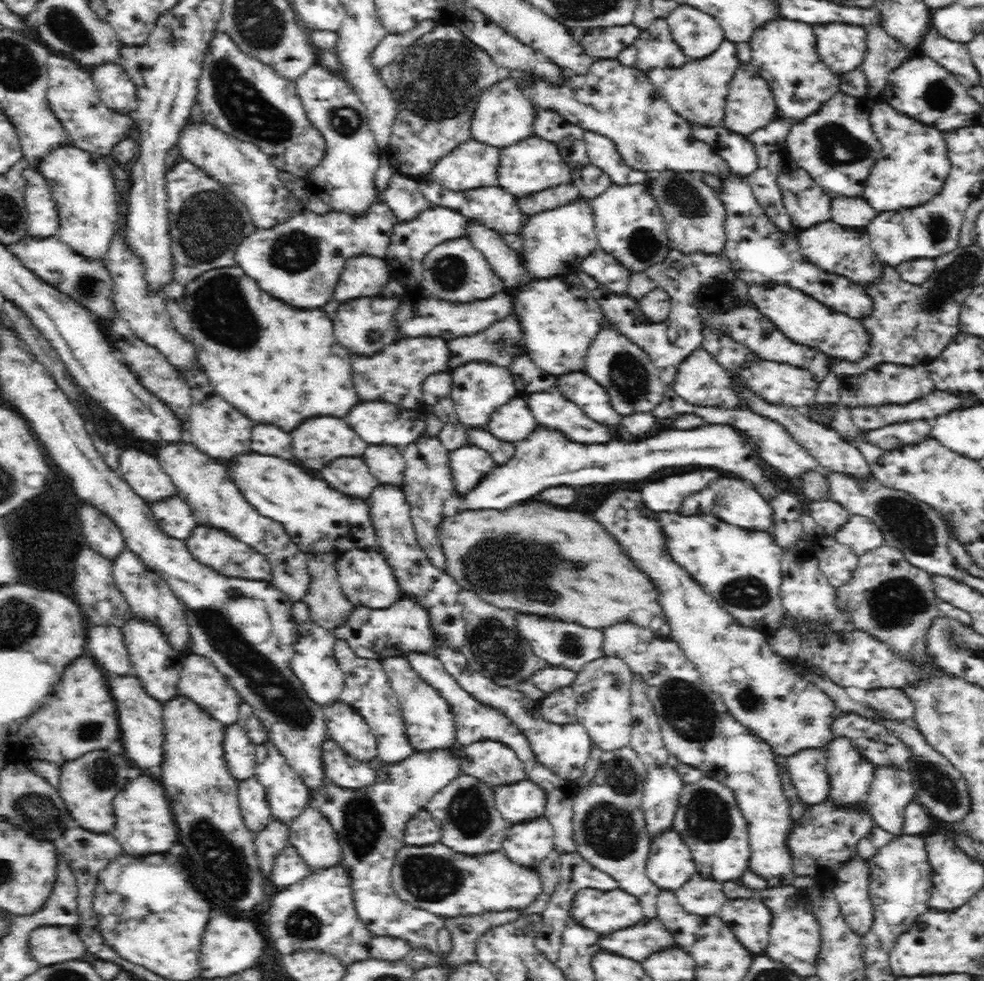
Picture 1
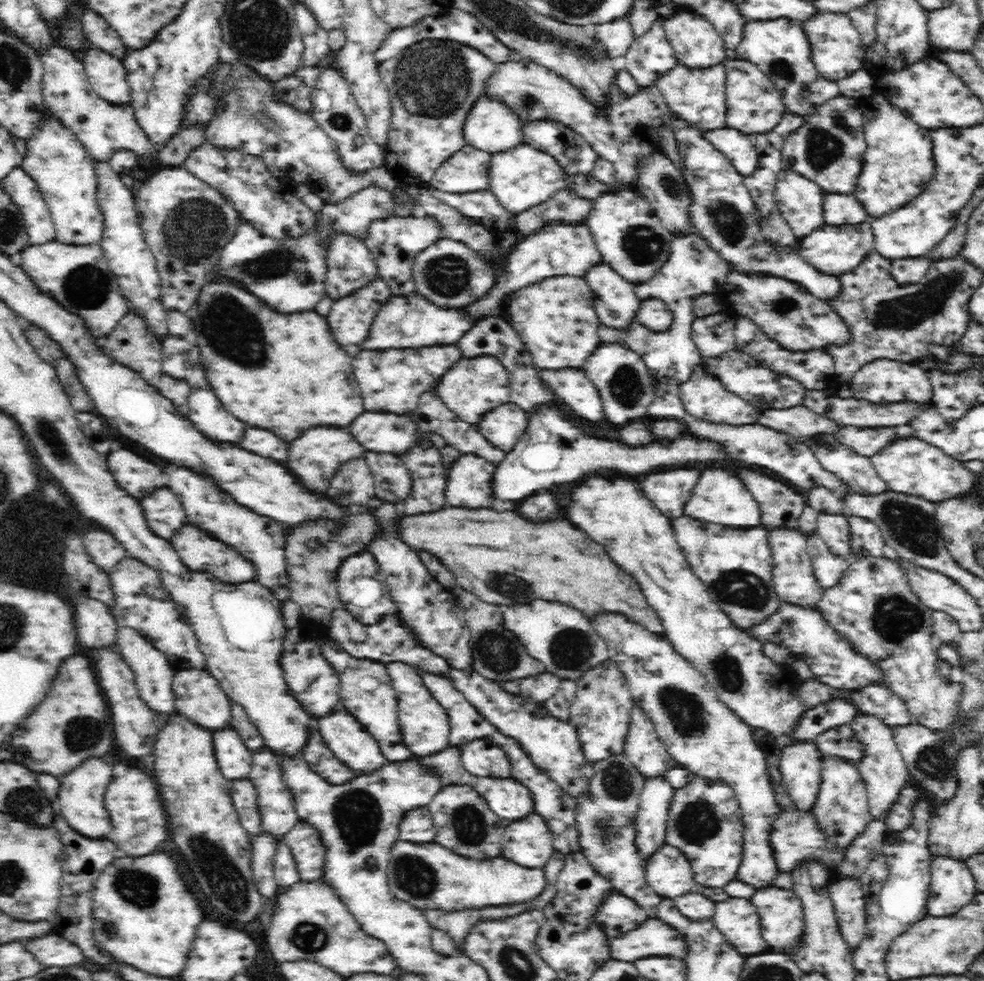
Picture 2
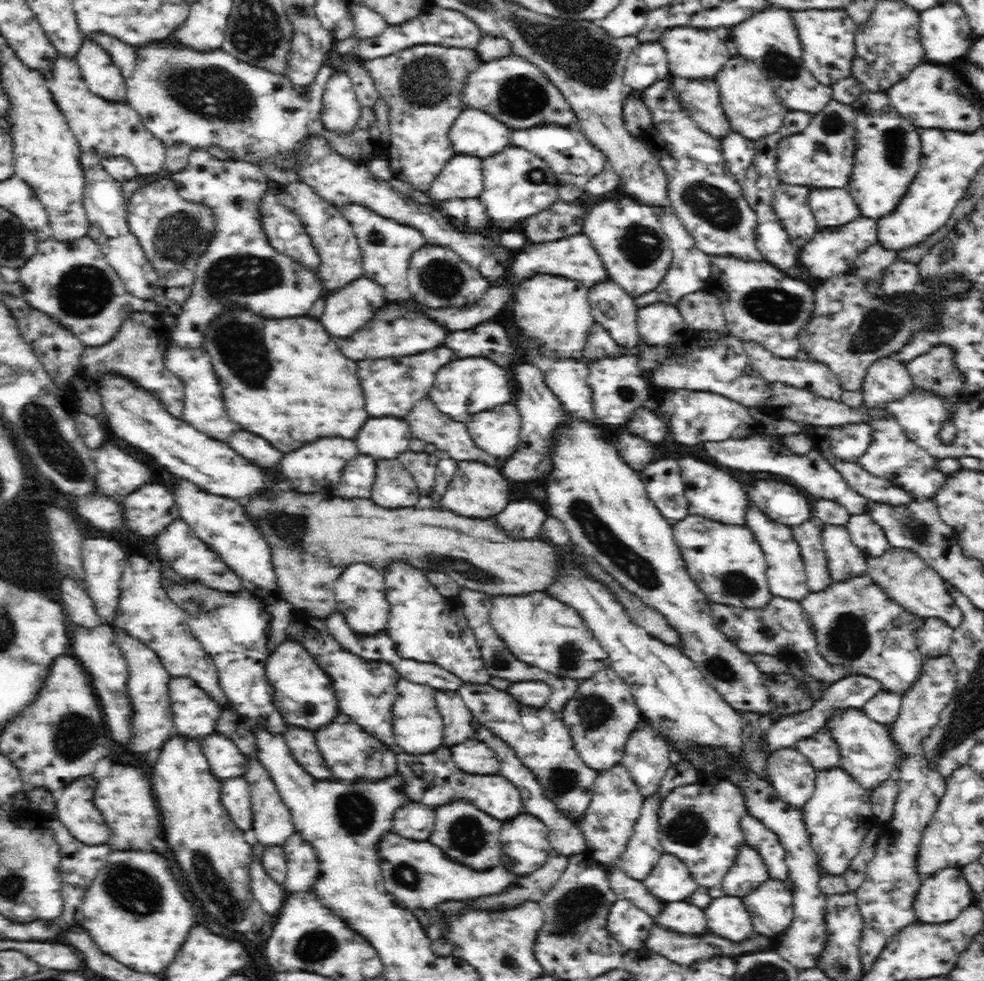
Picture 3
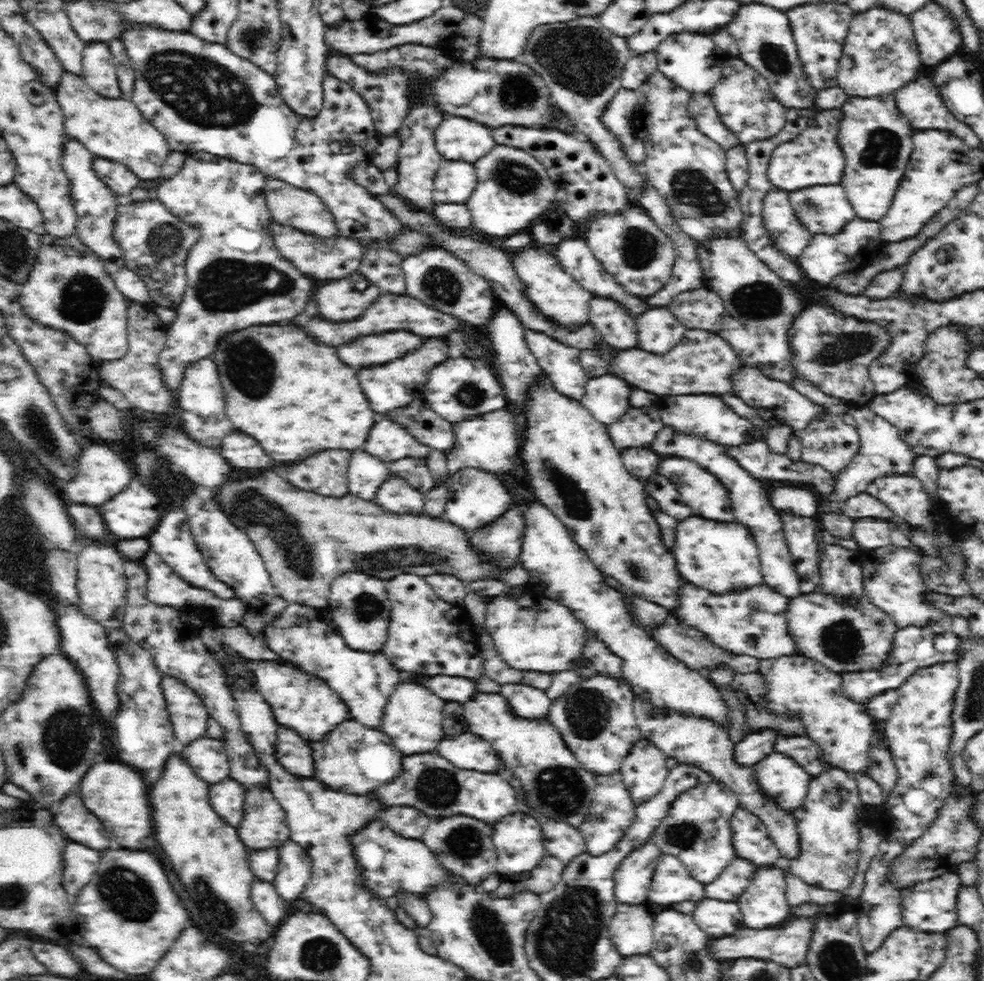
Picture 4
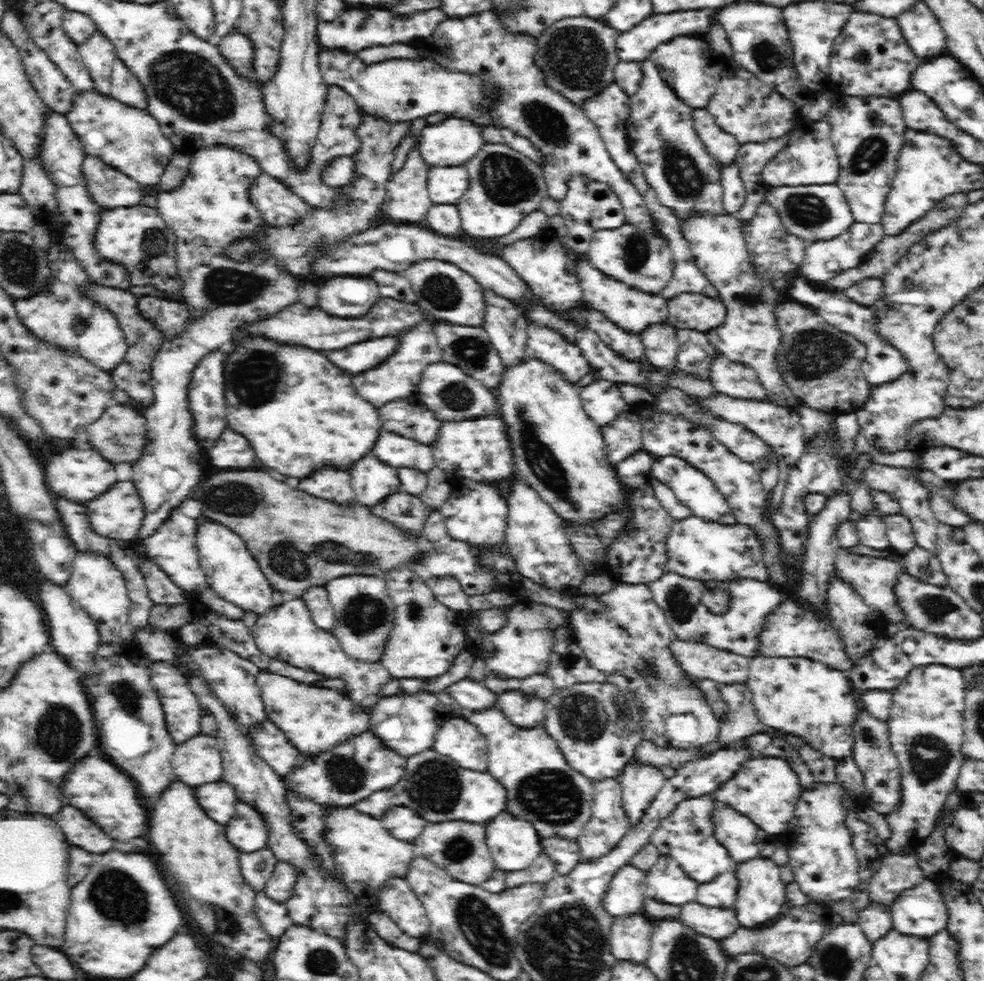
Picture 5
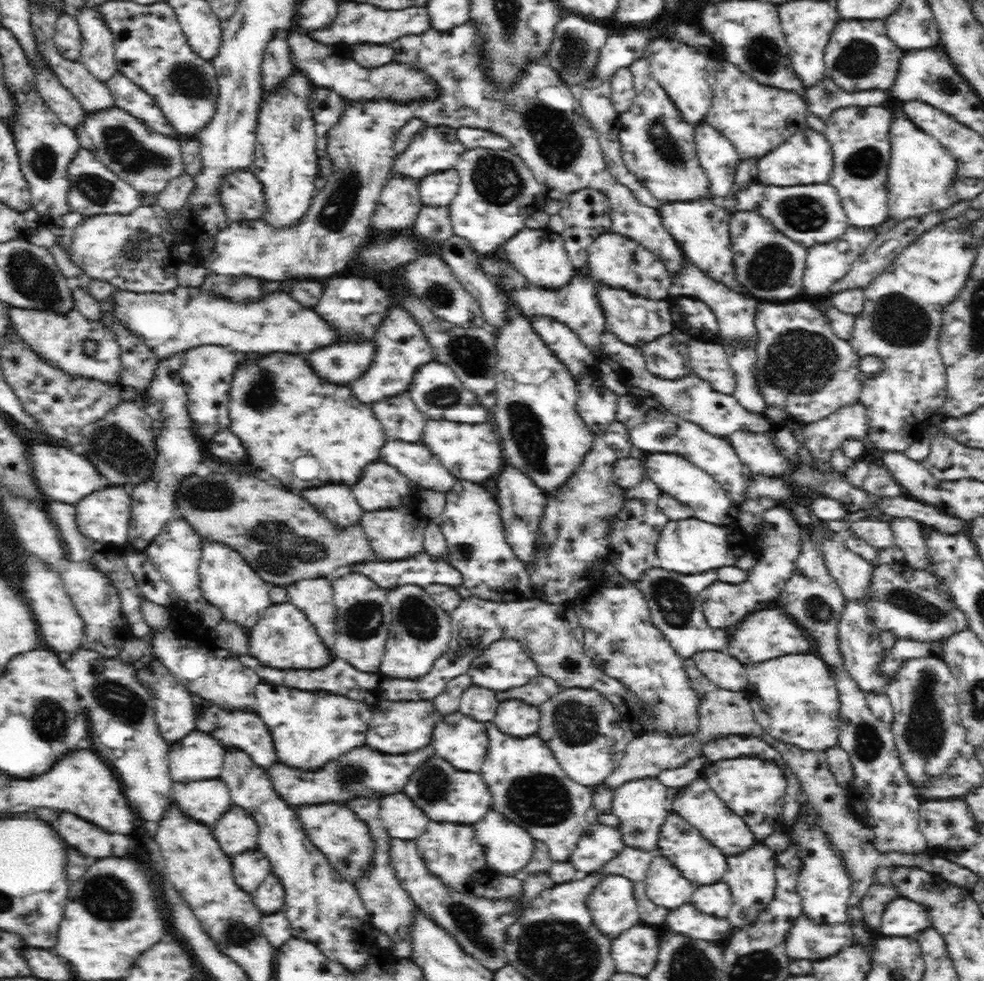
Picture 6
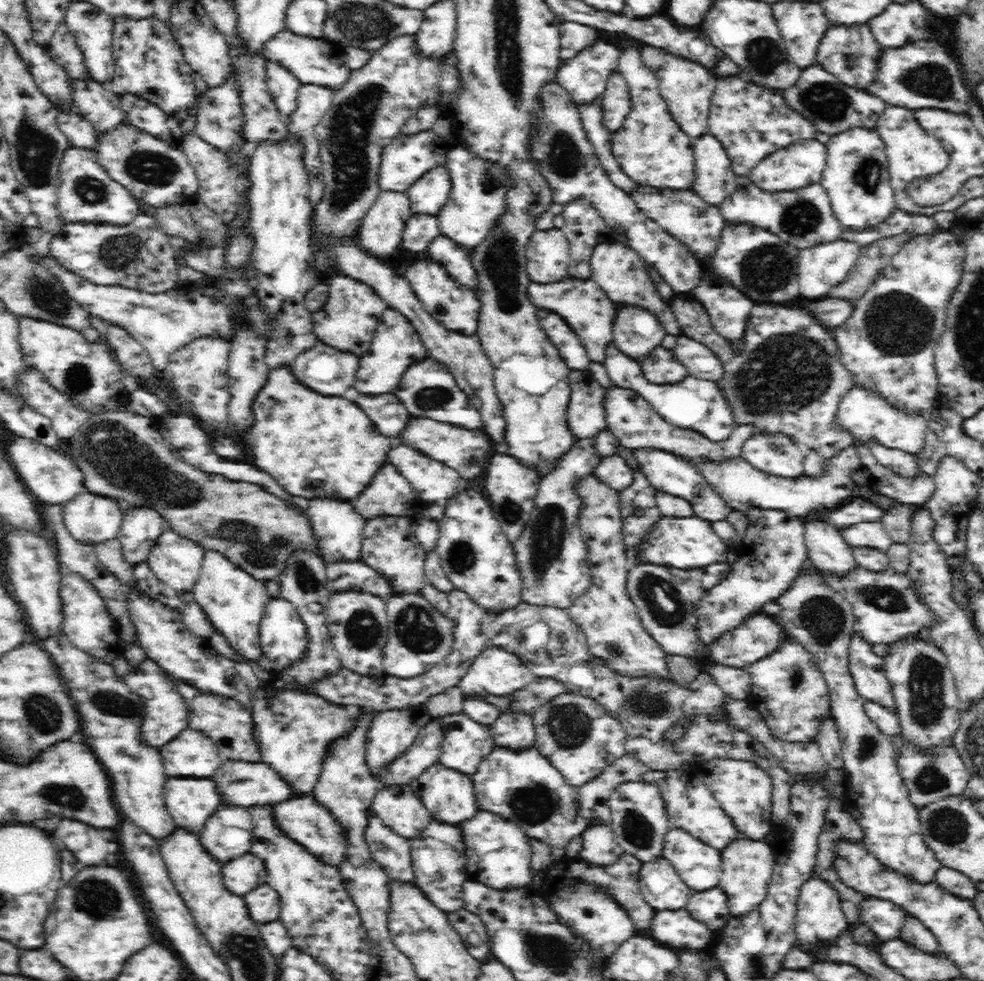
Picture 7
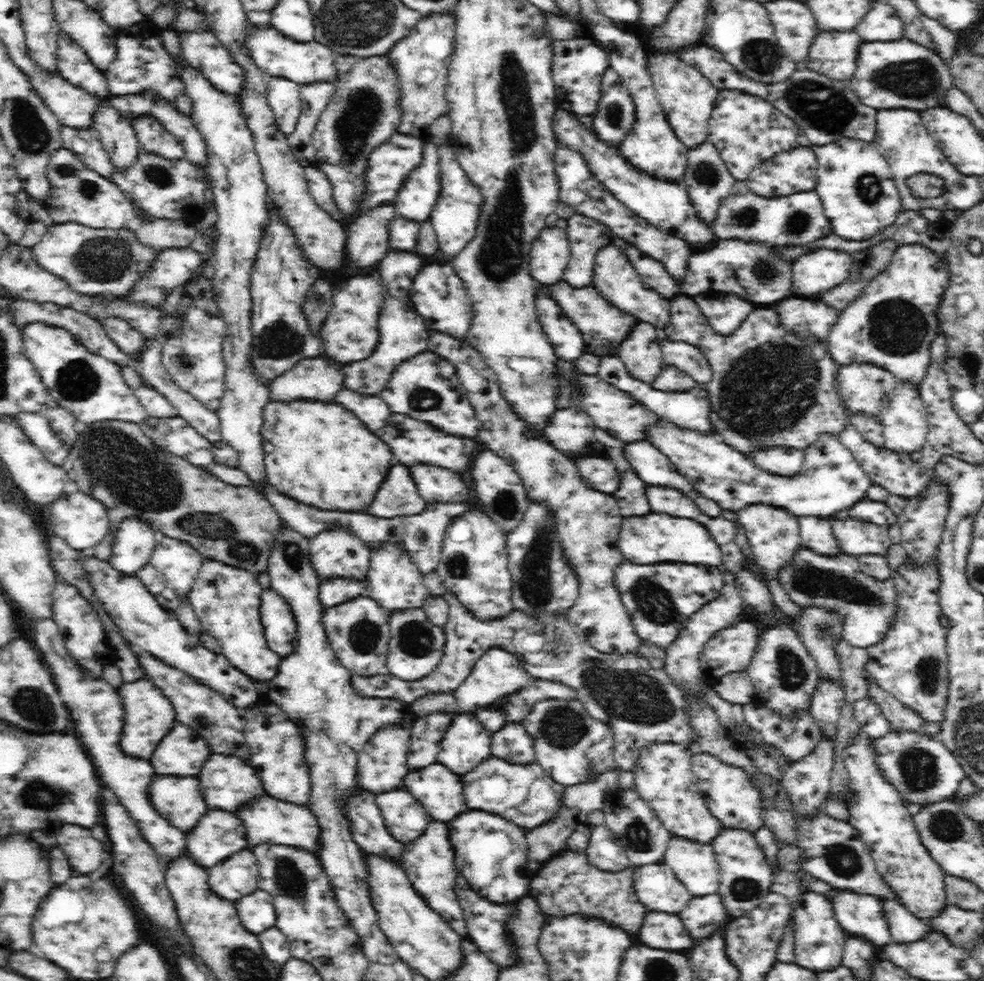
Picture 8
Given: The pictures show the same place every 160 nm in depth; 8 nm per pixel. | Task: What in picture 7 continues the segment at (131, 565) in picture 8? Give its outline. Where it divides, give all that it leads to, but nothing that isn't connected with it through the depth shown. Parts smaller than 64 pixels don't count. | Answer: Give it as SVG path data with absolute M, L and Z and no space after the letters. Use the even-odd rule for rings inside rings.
M136 506L125 512L117 539L121 542L126 561L135 565L147 560L156 539L164 530L170 530L170 524L158 510L150 506Z

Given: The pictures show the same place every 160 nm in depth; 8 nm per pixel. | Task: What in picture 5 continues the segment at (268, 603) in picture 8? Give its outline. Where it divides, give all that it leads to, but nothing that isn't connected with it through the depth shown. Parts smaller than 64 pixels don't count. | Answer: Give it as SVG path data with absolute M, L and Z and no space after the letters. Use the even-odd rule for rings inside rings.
M302 598L284 600L269 608L263 615L259 615L256 624L252 626L252 633L258 649L268 656L287 661L296 668L315 672L321 678L340 678L346 684L345 695L368 714L382 700L382 686L393 678L380 662L350 658L332 630L320 628L314 623L310 609Z

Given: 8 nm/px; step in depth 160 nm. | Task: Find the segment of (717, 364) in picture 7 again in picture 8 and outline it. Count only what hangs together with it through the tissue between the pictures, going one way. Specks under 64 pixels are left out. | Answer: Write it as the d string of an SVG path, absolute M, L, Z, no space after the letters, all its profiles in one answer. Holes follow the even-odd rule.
M661 338L660 348L662 348L663 364L678 367L697 384L706 384L712 381L713 371L710 361L698 345L690 344L688 341L670 341Z

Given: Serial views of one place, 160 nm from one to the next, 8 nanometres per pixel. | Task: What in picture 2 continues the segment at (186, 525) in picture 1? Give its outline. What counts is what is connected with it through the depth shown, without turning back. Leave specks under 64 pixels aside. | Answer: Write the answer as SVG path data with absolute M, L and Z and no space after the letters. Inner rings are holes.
M158 488L142 500L148 525L159 537L170 539L188 524L180 499L170 489Z

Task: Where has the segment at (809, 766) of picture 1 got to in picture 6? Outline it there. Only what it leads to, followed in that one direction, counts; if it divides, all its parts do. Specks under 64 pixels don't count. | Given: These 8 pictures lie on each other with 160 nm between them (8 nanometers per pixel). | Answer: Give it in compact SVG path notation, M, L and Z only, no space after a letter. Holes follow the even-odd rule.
M756 757L714 761L700 773L700 778L705 780L711 791L748 823L748 827L760 841L774 834L776 826L785 827L782 810L787 796L789 777L788 771L774 760L762 760Z

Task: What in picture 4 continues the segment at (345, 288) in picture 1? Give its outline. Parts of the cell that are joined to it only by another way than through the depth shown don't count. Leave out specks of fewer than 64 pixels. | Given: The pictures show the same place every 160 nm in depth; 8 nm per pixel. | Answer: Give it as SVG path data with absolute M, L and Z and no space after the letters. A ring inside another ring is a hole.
M268 178L266 200L271 218L276 219L278 223L292 225L292 227L304 231L314 238L328 240L340 236L332 211L328 210L318 194L310 190L292 186L283 180Z

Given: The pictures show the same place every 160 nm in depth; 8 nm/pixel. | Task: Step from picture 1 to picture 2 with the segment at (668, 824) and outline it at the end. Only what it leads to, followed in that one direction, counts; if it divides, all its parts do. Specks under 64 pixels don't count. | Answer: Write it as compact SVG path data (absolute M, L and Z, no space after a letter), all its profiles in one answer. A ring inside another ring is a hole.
M666 775L651 777L644 782L636 814L636 845L647 858L665 843L670 804L677 790Z

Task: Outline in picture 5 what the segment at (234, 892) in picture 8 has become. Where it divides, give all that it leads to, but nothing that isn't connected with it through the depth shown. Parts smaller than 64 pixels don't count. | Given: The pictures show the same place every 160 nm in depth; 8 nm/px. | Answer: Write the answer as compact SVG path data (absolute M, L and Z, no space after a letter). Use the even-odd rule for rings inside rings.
M268 847L256 852L242 853L240 856L242 875L256 891L263 889L264 884L272 878L277 862L274 852Z

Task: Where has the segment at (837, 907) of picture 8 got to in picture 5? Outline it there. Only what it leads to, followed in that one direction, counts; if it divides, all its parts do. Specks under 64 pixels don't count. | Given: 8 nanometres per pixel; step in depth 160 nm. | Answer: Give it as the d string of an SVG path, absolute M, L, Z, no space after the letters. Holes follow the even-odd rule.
M926 878L890 904L894 929L919 937L931 937L946 930L948 907L942 892L945 880Z

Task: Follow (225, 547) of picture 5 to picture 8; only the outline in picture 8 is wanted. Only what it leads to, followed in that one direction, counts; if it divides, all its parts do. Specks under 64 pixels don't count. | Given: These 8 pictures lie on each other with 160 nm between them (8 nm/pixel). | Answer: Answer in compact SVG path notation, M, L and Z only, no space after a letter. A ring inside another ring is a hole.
M205 559L188 593L193 611L205 632L218 639L222 654L254 682L266 682L276 676L281 658L274 654L263 635L260 618L265 580L254 572L236 568L224 561Z

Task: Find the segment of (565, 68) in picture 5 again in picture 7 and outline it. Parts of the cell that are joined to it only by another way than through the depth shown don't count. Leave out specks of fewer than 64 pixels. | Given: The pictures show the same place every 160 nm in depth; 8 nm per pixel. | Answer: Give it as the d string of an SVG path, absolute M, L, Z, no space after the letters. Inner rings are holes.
M562 21L560 23L560 49L561 64L572 60L600 42L600 29L592 25L577 23L576 21Z

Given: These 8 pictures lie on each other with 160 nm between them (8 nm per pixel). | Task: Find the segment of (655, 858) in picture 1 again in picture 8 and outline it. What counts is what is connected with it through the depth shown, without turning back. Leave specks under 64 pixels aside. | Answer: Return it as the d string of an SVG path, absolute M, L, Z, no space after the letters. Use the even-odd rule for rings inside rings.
M648 864L636 867L634 888L654 912L682 912L692 900L692 894L666 864Z

